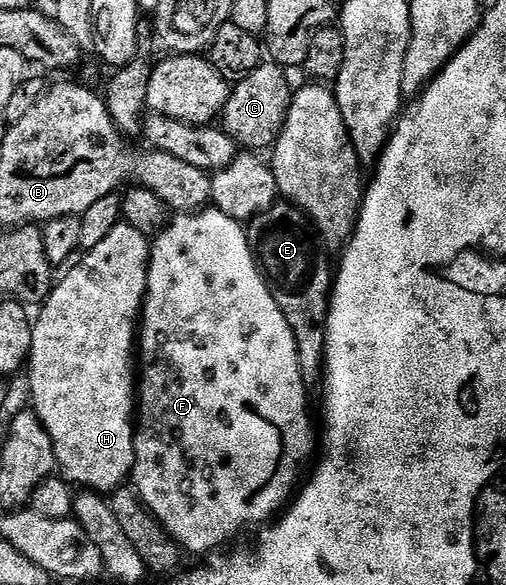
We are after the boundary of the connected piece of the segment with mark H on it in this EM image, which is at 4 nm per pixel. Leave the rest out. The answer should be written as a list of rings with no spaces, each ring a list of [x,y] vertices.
[[[118,223],[103,242],[86,251],[85,257],[54,283],[40,305],[41,313],[35,316],[27,373],[37,402],[36,411],[53,438],[57,463],[65,480],[102,494],[122,487],[133,471],[135,341],[145,291],[149,288],[150,255],[150,237],[131,224]]]

